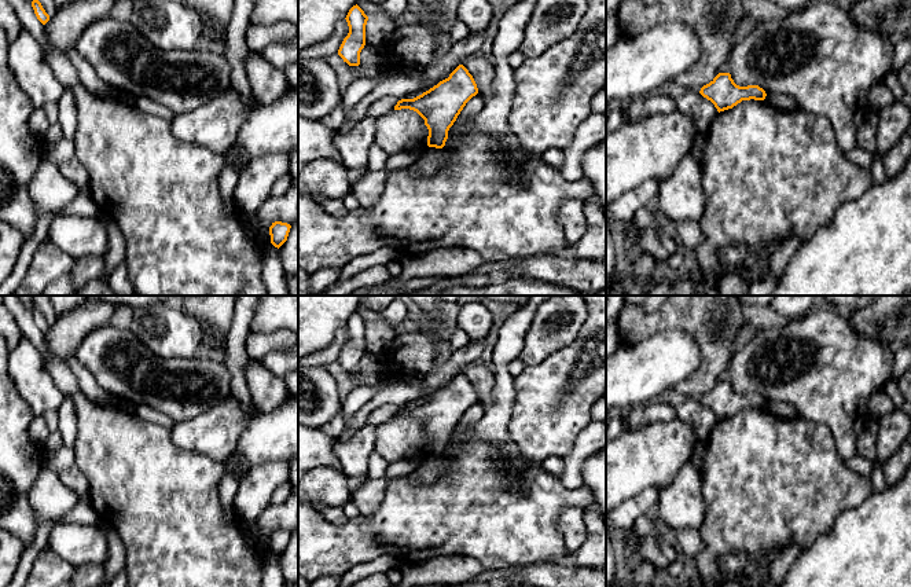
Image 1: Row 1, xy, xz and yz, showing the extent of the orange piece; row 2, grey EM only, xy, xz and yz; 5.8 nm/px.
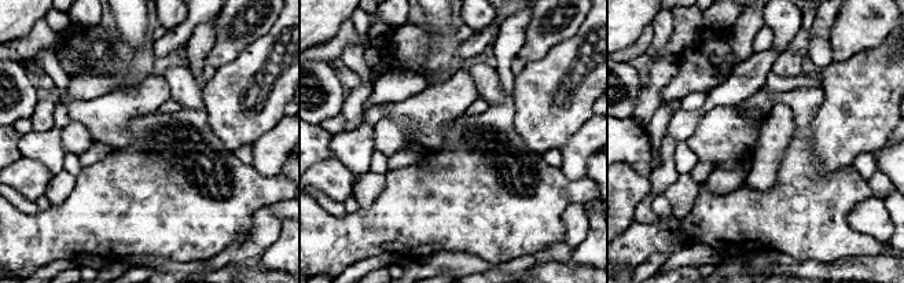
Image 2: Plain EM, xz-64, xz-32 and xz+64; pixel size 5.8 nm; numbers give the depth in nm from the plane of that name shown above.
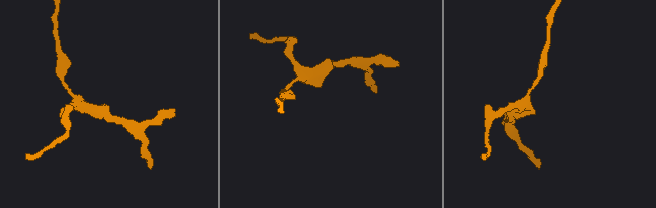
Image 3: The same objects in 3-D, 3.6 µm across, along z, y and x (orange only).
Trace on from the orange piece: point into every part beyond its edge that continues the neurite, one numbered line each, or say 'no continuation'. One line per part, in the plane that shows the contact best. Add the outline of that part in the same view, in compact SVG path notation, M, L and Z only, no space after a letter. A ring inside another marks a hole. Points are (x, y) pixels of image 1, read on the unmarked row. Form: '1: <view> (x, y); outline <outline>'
no continuation

